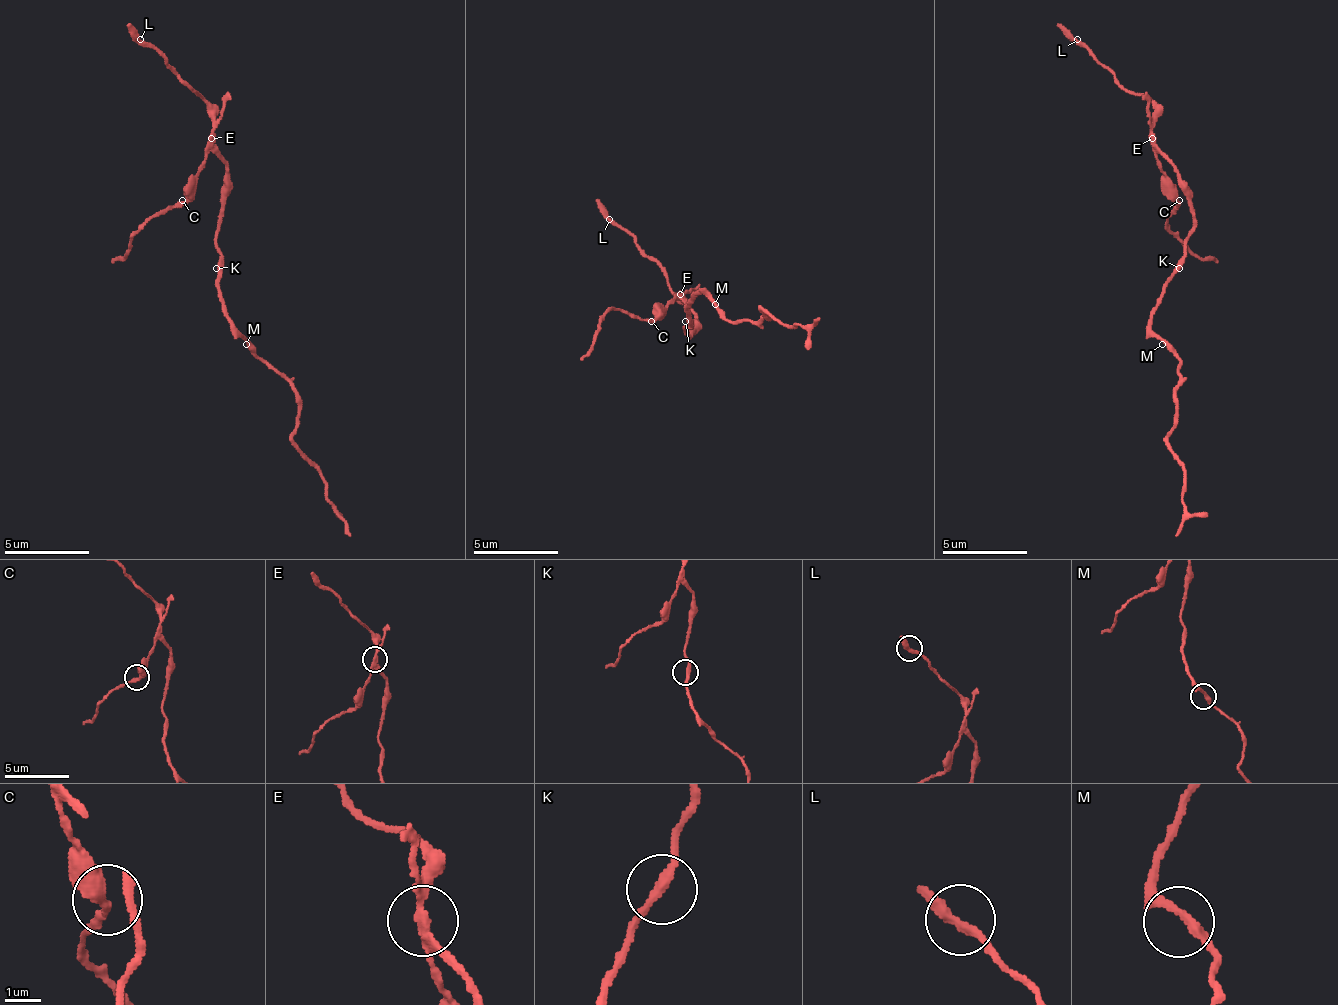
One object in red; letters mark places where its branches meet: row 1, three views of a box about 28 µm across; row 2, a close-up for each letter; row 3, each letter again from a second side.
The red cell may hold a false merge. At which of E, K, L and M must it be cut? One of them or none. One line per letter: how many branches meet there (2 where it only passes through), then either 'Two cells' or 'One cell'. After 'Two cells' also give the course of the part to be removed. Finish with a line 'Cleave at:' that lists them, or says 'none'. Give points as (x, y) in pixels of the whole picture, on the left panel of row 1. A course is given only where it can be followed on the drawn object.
E: Branches: 3. Two cells. Course of the part to remove: (212, 137), (208, 158), (182, 200), (144, 226), (110, 264)
K: Branches: 2. One cell
L: Branches: 2. One cell
M: Branches: 2. One cell
Cleave at: E

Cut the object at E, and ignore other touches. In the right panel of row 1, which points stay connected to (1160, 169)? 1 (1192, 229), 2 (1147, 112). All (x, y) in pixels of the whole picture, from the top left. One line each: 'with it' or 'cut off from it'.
1: cut off from it
2: with it

